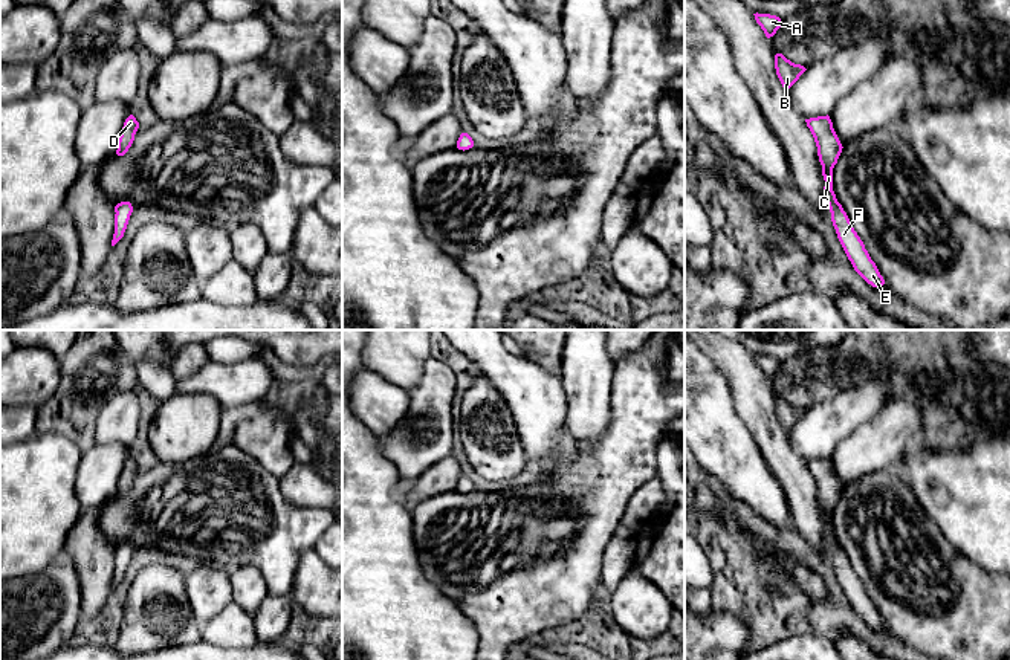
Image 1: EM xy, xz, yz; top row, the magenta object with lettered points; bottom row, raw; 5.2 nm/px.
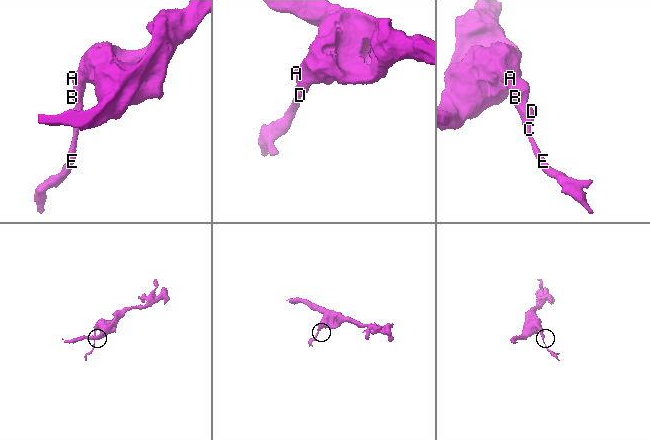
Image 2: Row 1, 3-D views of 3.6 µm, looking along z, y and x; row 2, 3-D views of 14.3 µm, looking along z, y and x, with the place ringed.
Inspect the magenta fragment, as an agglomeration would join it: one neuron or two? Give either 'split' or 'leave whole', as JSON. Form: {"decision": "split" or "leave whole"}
{"decision": "leave whole"}

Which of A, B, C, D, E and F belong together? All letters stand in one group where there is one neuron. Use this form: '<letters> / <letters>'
A B C D E F

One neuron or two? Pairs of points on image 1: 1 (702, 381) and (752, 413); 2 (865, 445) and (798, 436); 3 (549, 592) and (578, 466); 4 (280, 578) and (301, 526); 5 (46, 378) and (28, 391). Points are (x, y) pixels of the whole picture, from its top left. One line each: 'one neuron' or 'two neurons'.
1: two neurons
2: two neurons
3: one neuron
4: one neuron
5: one neuron

